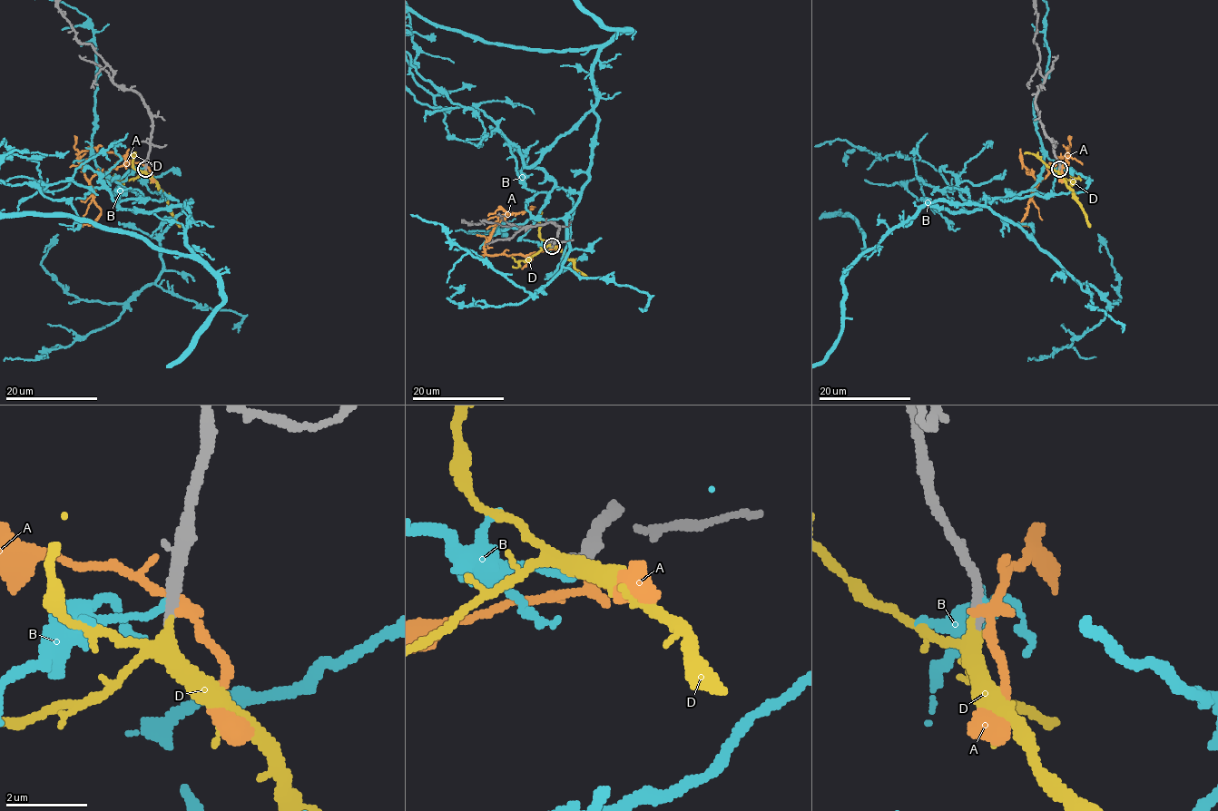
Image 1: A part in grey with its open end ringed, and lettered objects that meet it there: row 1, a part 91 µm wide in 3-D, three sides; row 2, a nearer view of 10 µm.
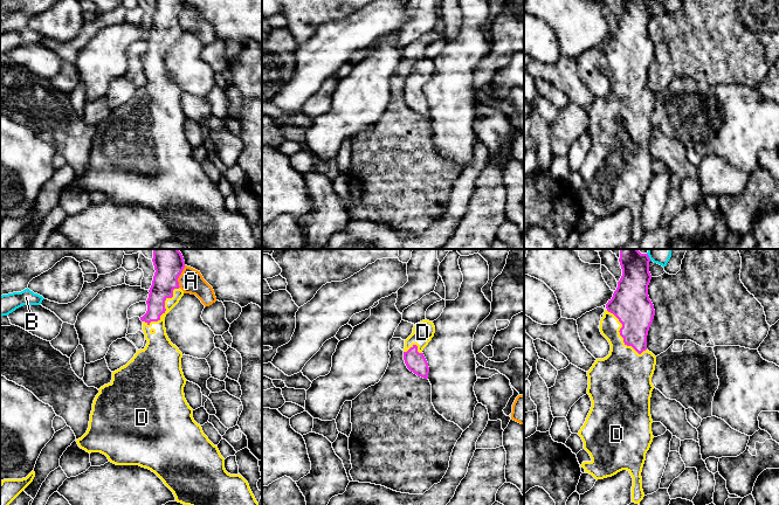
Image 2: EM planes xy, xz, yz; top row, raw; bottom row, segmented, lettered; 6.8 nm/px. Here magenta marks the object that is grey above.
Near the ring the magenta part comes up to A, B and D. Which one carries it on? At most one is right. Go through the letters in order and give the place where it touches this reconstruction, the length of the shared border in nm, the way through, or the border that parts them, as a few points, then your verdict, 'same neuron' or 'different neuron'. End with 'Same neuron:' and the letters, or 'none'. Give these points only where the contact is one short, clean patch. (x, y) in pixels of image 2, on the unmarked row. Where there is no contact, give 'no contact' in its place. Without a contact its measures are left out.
A: meets magenta in xy at (179, 13); contact 160 nm long; border along xy (185, 4), (178, 16), (179, 25); different neuron
B: no contact; different neuron
D: meets magenta in xy at (165, 47); contact 360 nm long; same neuron
Same neuron: D

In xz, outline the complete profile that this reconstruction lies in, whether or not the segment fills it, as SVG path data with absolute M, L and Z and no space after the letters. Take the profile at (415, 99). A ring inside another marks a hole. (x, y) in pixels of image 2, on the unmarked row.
M425 57L414 63L413 71L405 78L405 102L411 110L423 117L428 117L429 105L422 89L432 78L434 71L433 60Z

